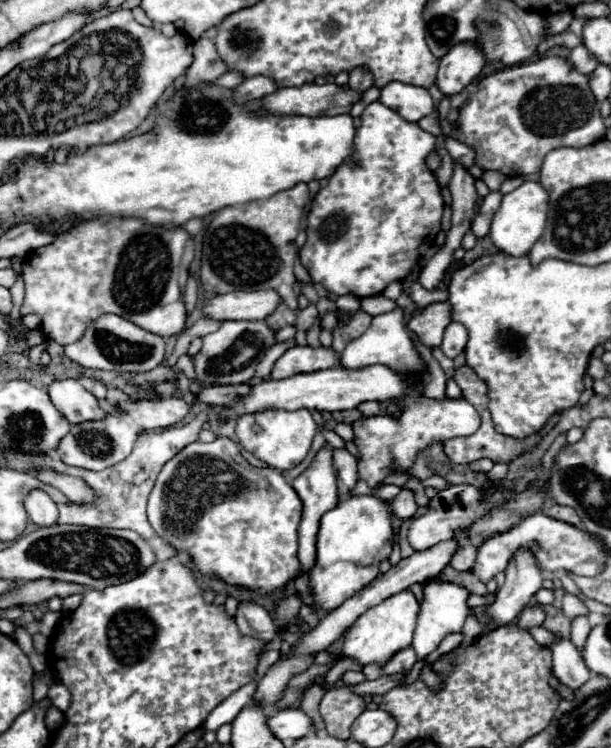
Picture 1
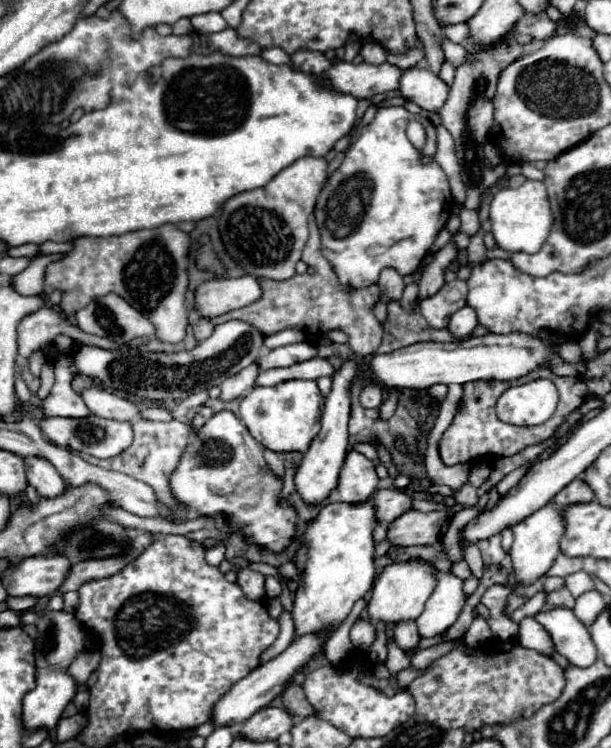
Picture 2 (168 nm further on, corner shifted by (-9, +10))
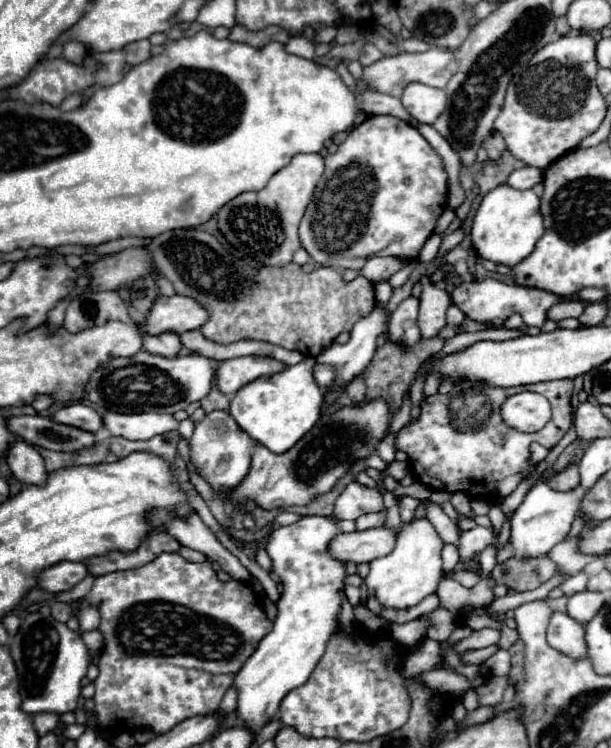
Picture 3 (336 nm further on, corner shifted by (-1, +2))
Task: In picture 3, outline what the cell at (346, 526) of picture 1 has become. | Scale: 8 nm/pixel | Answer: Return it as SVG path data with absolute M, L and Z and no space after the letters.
M307 515L293 525L277 529L265 547L273 559L273 571L283 583L283 593L277 603L277 619L273 631L263 637L255 653L235 675L235 687L239 691L237 717L253 731L279 715L283 697L311 677L329 639L339 629L347 565L329 553L329 543L339 533L341 529L337 521L321 515Z

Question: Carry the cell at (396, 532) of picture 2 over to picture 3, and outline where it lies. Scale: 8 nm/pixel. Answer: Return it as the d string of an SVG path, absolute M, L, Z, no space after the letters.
M375 527L367 531L341 533L331 543L331 555L343 563L369 563L393 551L399 531L401 527Z

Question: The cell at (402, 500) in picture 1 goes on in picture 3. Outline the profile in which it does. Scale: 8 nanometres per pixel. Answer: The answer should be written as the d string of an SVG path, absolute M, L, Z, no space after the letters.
M385 509L383 511L377 511L377 513L365 513L365 515L361 515L355 521L357 523L357 529L359 531L365 531L365 529L371 529L371 527L379 527L379 525L385 523L385 515L387 515Z

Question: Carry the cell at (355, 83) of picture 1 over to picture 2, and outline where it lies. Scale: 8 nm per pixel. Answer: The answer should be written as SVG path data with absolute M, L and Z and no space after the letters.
M365 41L363 47L361 47L361 55L363 55L363 59L365 59L367 63L371 63L371 65L381 65L381 63L387 61L387 51L385 51L385 47L383 47L381 43L377 43L377 41Z

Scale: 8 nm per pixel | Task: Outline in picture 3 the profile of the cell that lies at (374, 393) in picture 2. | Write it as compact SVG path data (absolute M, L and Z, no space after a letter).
M355 377L355 381L351 381L345 389L345 393L349 395L349 399L353 401L353 405L361 405L365 401L365 385L361 377Z

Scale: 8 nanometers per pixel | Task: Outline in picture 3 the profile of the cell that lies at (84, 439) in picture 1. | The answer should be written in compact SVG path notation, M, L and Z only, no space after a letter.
M33 415L33 417L7 417L9 431L21 435L27 443L43 447L49 451L75 453L89 449L97 443L95 433L55 423L53 419Z

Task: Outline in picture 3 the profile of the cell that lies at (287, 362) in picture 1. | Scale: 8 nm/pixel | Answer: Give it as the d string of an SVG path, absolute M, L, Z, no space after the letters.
M237 357L219 363L217 369L217 385L225 395L237 393L247 383L259 377L271 377L285 371L287 365L273 357Z

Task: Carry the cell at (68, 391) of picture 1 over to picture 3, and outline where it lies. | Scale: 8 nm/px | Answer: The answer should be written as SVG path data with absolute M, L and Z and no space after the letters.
M107 411L101 415L103 425L111 435L121 435L125 439L151 439L159 433L167 433L177 429L177 421L173 415L157 415L157 413L113 413Z

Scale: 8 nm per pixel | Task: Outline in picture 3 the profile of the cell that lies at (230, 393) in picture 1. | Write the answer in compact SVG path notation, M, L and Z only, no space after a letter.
M315 365L313 367L313 377L315 377L315 383L325 389L331 385L333 377L335 377L335 371L329 367L329 365Z

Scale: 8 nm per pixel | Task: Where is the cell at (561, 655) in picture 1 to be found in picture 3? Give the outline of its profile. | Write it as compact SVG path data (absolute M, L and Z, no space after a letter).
M555 611L551 615L549 627L547 627L547 643L571 659L587 657L585 629L571 617L567 617L567 613Z

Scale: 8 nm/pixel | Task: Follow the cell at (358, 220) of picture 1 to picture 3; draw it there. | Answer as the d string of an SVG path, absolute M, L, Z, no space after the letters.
M371 115L347 135L335 153L327 155L325 173L319 179L315 195L303 215L299 239L311 259L325 267L361 271L373 255L413 261L435 231L435 223L445 207L447 175L443 173L439 155L431 149L423 135L407 121L393 115Z

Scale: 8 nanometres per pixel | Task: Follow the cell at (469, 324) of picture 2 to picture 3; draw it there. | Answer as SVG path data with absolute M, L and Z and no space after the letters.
M451 305L451 309L447 311L447 325L451 325L451 327L459 327L463 321L465 321L465 313L463 313L459 307Z

